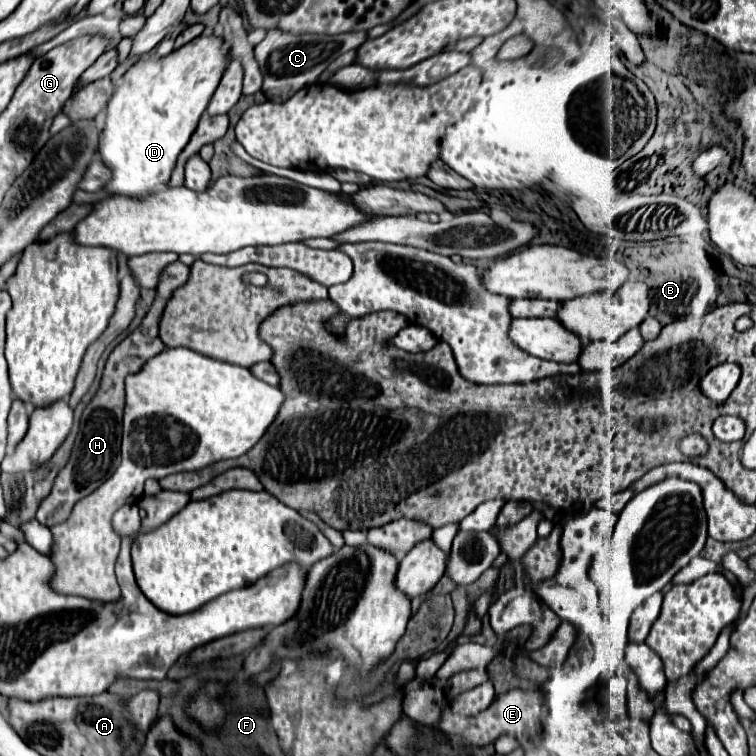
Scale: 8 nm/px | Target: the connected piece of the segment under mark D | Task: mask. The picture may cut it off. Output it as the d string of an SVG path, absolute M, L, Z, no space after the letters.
M200 35L198 39L188 41L184 47L172 51L166 57L138 59L124 73L122 85L114 91L112 99L108 101L108 117L98 147L102 161L112 169L112 181L106 185L110 193L144 197L152 193L156 185L166 185L170 181L170 173L176 165L176 159L180 151L188 145L198 125L198 119L206 111L228 63L230 49L224 45L224 39L220 35Z

